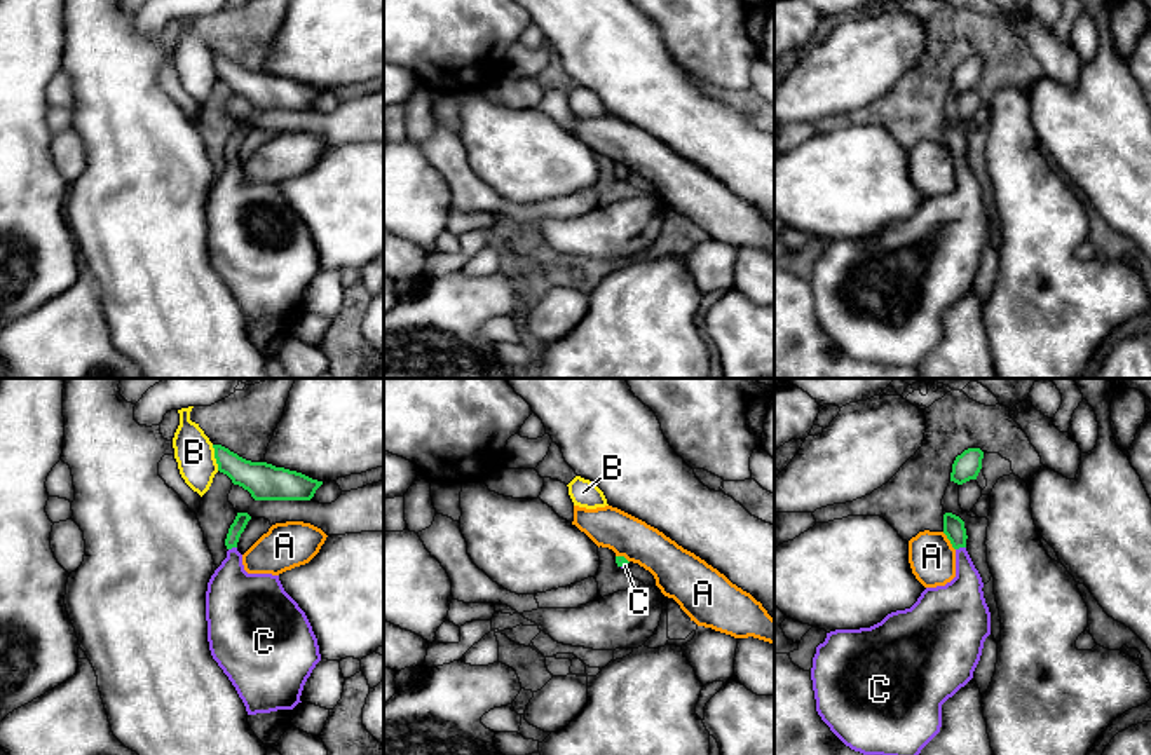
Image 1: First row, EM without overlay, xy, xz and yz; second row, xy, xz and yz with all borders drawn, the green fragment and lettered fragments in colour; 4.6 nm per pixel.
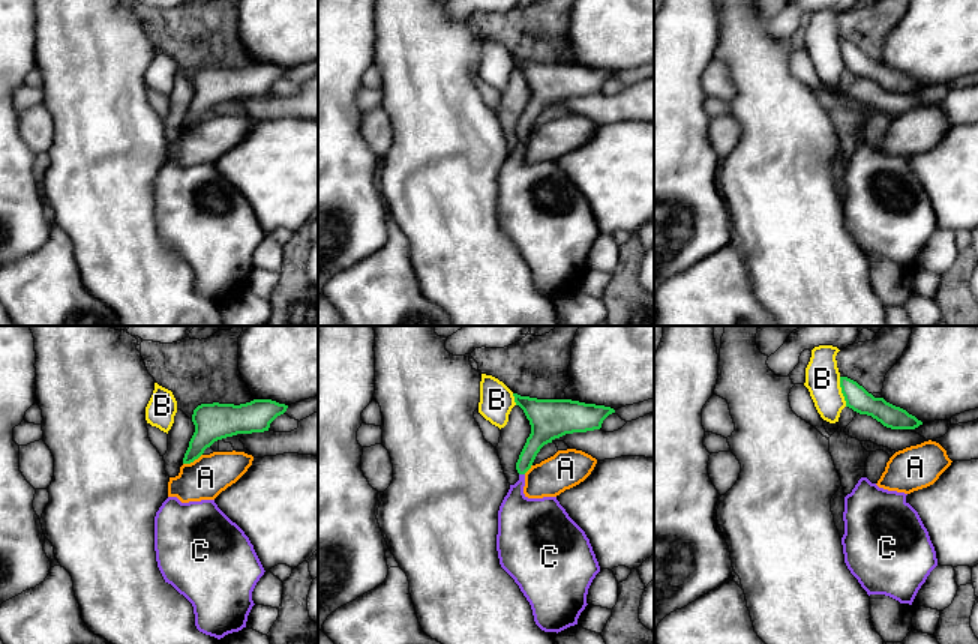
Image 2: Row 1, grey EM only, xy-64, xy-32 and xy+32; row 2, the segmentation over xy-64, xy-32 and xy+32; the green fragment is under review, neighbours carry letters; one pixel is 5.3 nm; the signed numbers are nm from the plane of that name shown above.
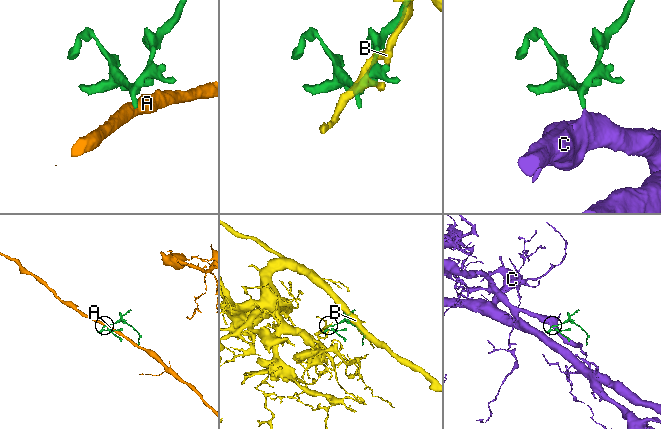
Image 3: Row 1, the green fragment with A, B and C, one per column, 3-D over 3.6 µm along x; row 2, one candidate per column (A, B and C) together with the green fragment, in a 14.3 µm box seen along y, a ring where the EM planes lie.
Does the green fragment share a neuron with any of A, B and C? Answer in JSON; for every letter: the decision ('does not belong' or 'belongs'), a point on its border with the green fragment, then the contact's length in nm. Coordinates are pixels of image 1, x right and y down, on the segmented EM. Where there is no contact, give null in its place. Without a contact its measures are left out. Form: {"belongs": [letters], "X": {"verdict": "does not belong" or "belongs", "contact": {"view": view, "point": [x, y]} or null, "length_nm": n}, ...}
{"belongs": ["C"], "A": {"verdict": "does not belong", "contact": {"view": "yz", "point": [949, 539]}, "length_nm": 110}, "B": {"verdict": "does not belong", "contact": {"view": "xy", "point": [215, 457]}, "length_nm": 120}, "C": {"verdict": "belongs", "contact": {"view": "yz", "point": [960, 546]}, "length_nm": 50}}

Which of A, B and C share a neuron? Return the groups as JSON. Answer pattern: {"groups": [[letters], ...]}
{"groups": [["A"], ["B"], ["C"]]}

